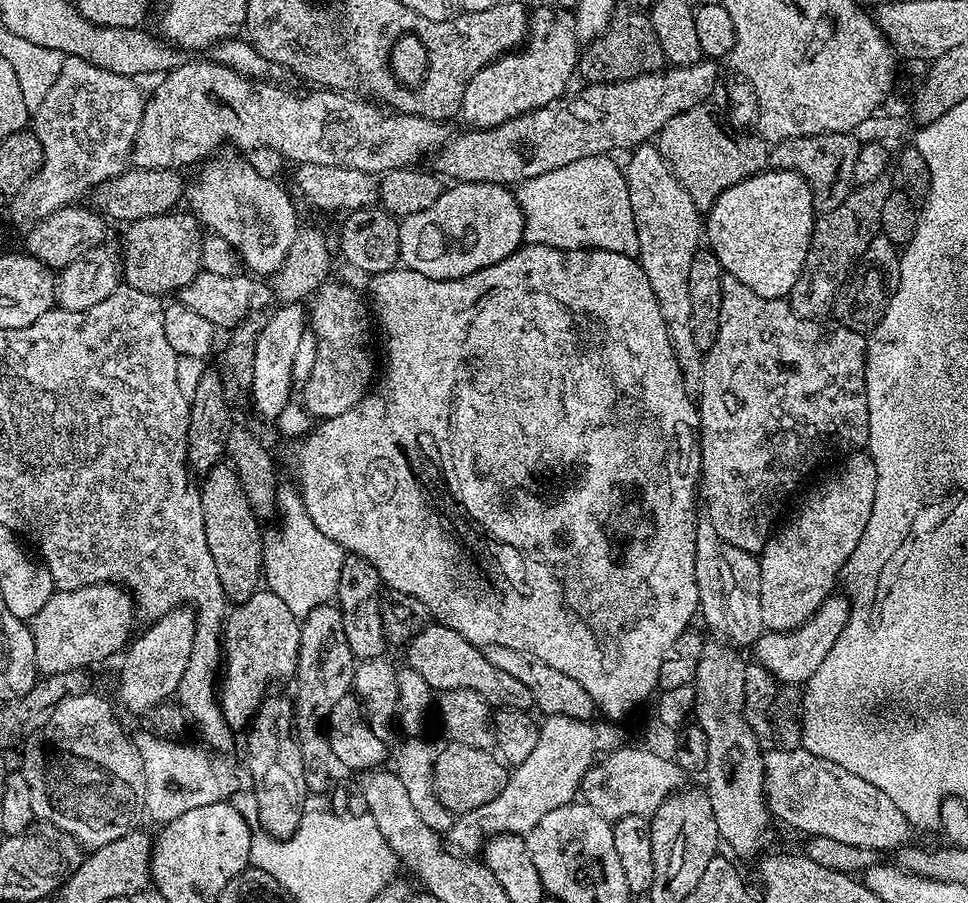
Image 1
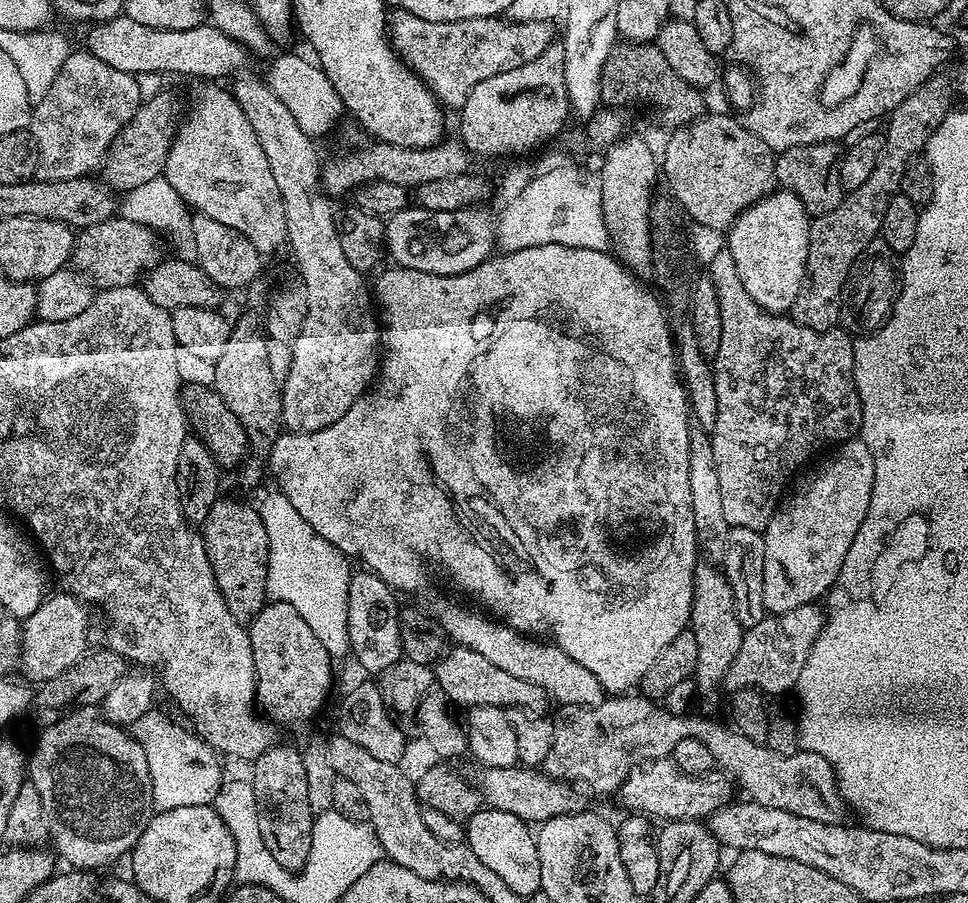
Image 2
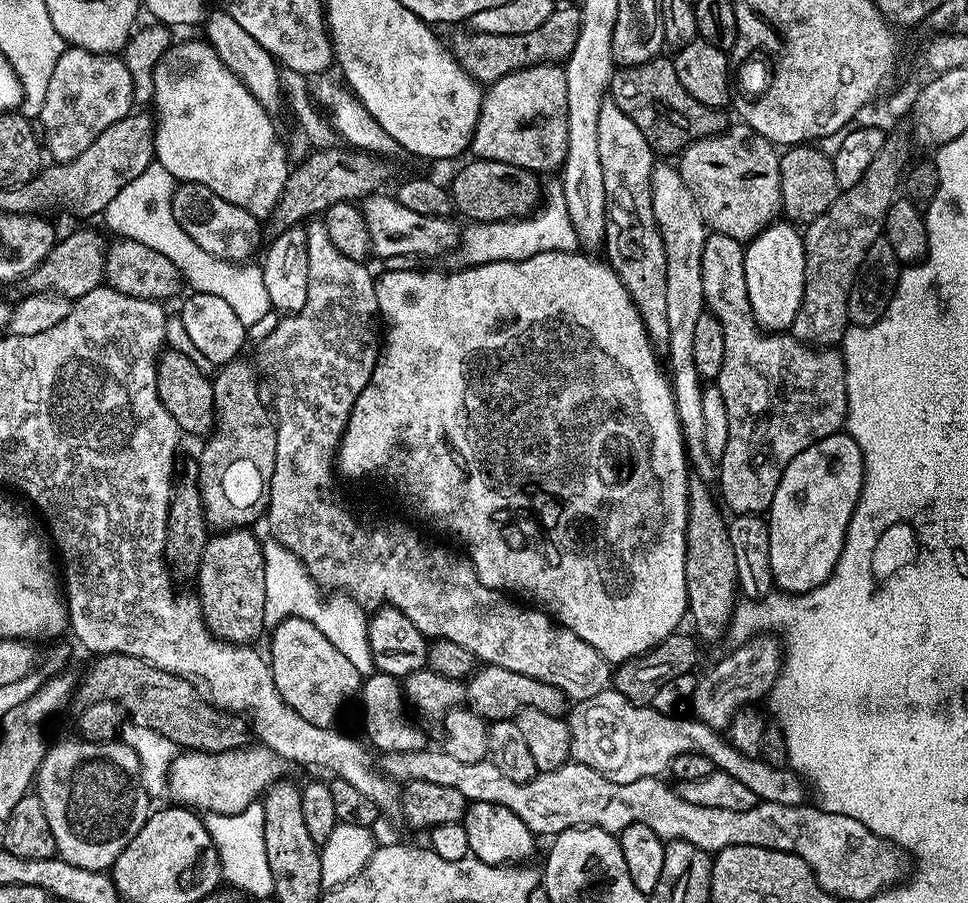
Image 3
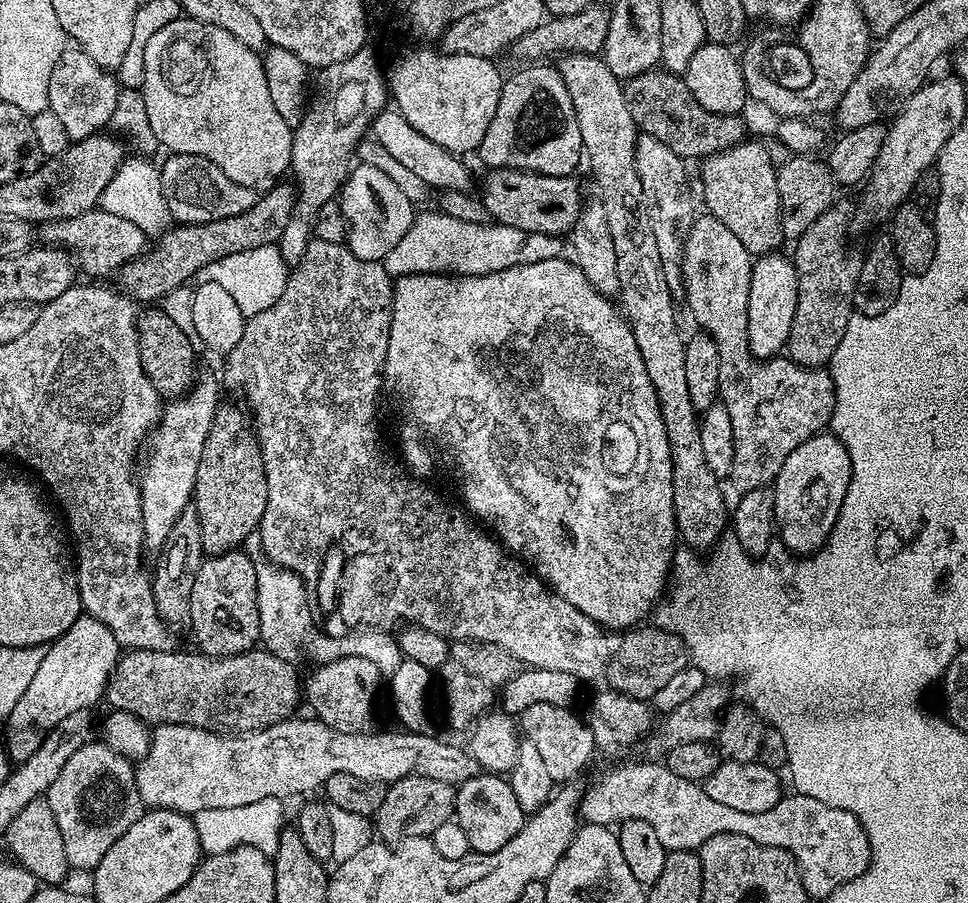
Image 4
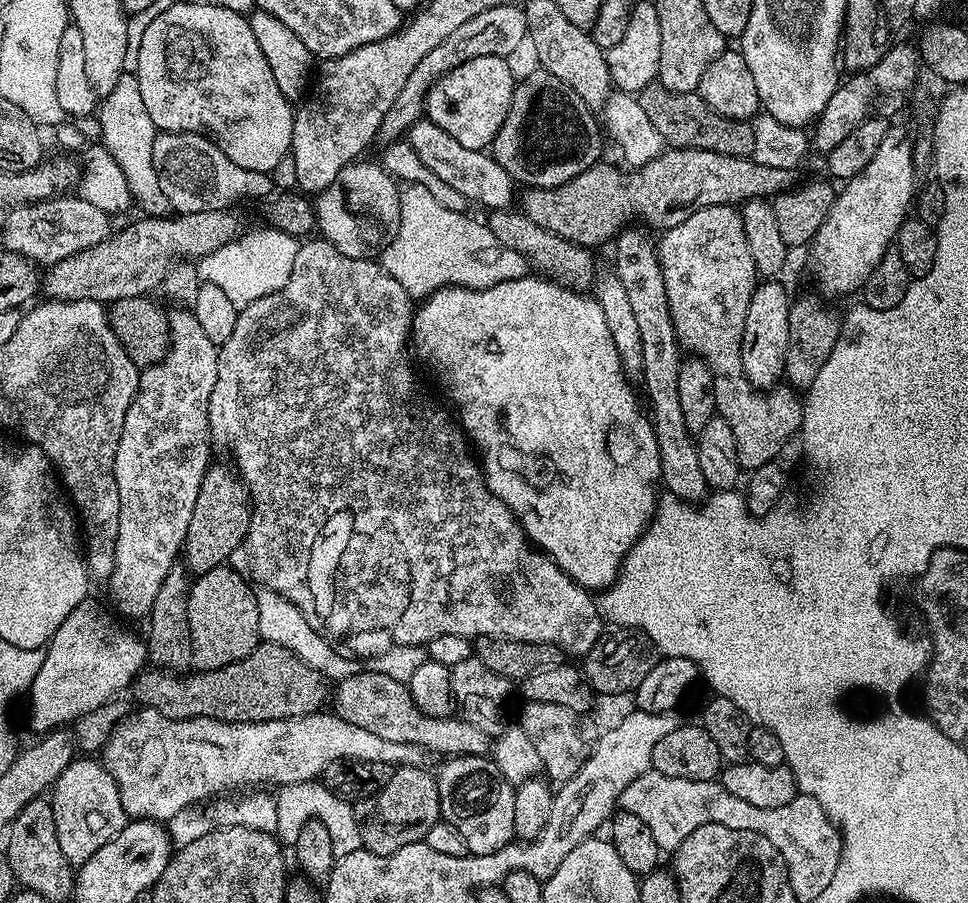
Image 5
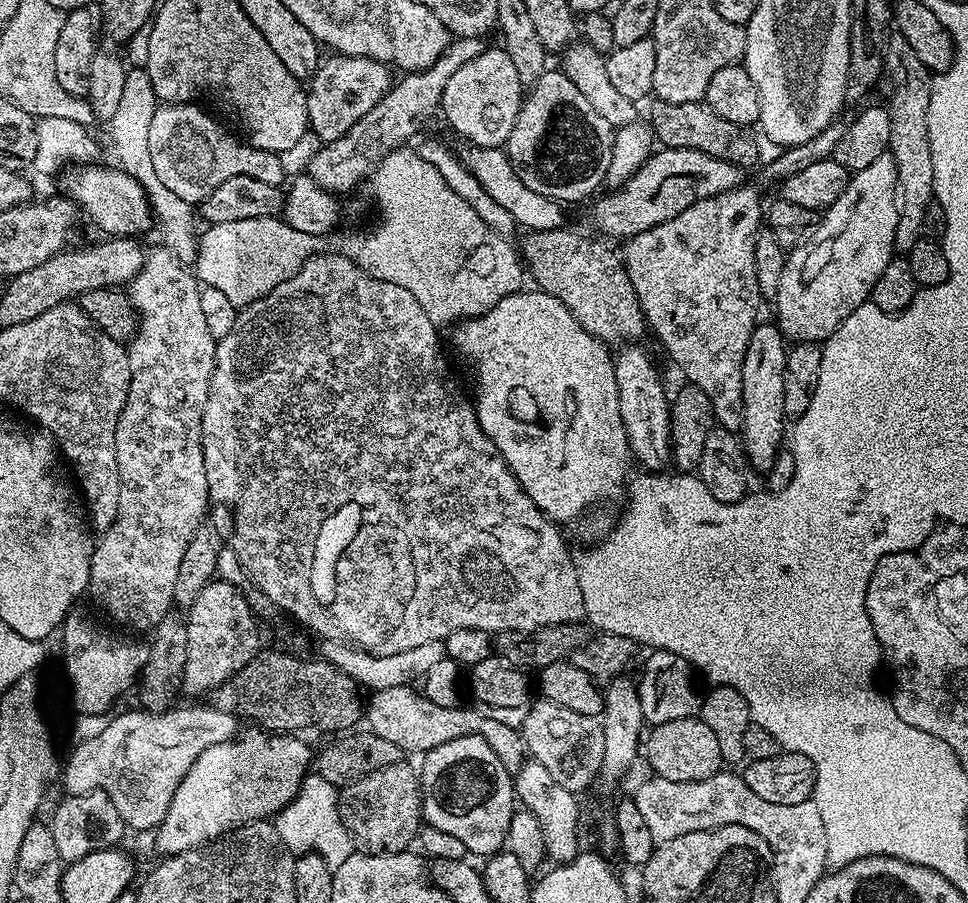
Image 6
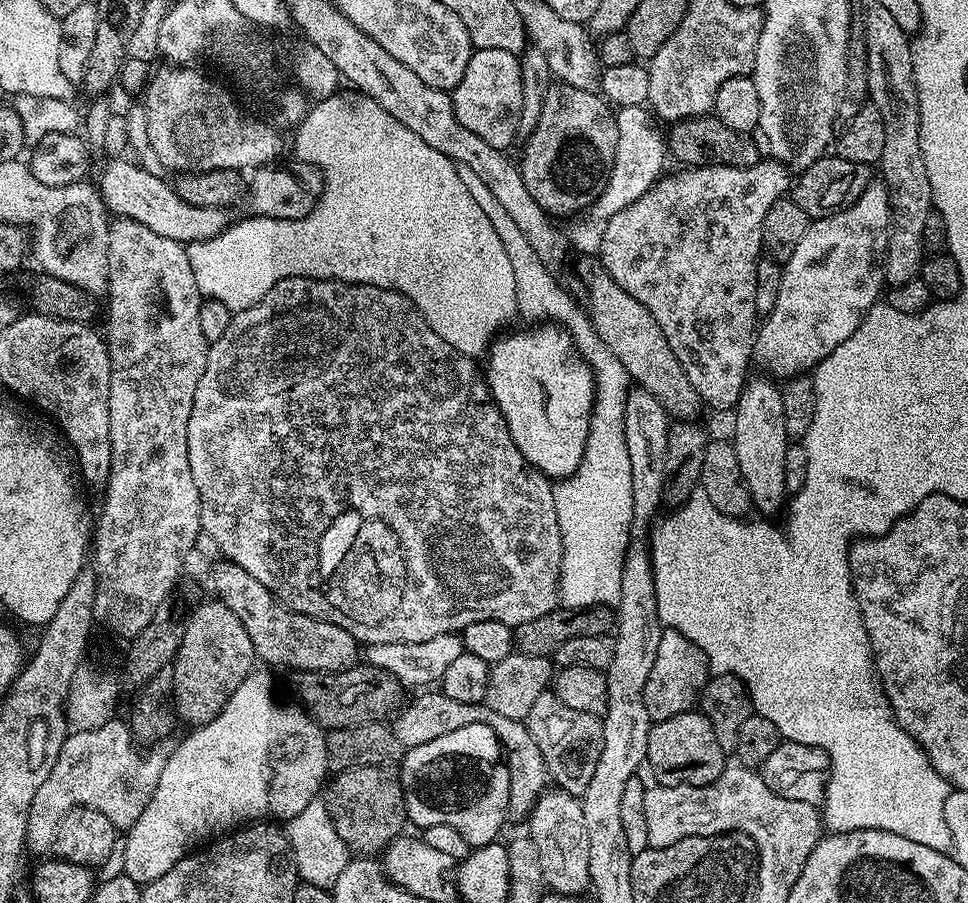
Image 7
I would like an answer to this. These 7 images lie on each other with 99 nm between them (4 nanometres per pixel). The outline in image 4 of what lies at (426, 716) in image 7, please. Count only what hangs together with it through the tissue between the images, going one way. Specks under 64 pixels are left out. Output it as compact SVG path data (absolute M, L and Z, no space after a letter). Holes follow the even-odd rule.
M342 654L338 657L337 660L331 660L330 662L326 662L325 664L321 664L319 666L313 667L313 672L306 676L306 679L302 684L302 696L306 701L306 704L309 704L312 707L311 715L322 721L322 723L330 726L334 730L342 730L344 734L358 734L359 732L370 732L373 731L374 724L372 724L372 707L376 704L376 695L380 692L380 668L375 664L374 661L371 660L368 656L348 656L348 654Z

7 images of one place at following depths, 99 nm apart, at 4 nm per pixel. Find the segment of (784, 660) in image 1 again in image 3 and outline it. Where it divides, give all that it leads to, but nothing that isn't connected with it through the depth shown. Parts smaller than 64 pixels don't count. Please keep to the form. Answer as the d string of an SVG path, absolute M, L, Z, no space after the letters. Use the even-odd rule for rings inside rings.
M772 634L754 636L731 650L733 652L729 656L722 657L705 676L701 675L697 679L690 701L691 715L717 730L727 729L730 718L734 718L740 708L767 697L778 678L782 663L781 641Z

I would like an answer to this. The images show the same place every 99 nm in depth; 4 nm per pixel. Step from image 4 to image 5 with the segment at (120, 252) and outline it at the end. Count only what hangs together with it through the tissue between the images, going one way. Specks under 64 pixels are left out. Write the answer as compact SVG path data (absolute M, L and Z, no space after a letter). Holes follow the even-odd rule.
M65 194L55 196L52 200L39 200L33 204L20 204L11 209L4 220L4 244L3 247L9 252L24 256L37 266L51 266L57 264L62 258L70 258L90 246L98 246L110 235L108 228L109 213L98 210L98 206L90 206L78 194Z

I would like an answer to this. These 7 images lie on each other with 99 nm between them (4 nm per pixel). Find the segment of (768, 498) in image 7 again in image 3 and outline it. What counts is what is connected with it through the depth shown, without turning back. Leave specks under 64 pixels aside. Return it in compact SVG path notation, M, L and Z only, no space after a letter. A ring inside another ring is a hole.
M773 222L763 228L754 239L747 241L744 249L746 270L746 294L754 310L754 318L765 333L787 333L794 318L798 318L798 306L802 306L802 294L806 282L806 254L801 229L791 222Z

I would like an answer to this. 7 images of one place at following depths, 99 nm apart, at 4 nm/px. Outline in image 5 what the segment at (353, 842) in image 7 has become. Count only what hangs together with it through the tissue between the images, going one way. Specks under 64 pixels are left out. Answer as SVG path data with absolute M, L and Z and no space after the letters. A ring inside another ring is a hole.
M400 766L372 796L363 797L354 804L360 843L367 851L379 856L389 856L402 846L419 844L424 836L442 819L438 782L435 775L424 766Z

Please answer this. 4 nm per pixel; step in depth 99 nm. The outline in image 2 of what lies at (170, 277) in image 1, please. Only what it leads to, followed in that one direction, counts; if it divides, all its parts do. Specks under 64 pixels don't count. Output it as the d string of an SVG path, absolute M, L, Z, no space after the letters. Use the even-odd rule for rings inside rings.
M117 214L111 216L106 222L94 222L94 226L86 226L76 232L76 245L72 251L71 263L76 271L83 272L97 289L130 288L147 274L155 264L160 263L162 259L160 240L161 237L152 229L142 226L138 222L130 222L125 216Z

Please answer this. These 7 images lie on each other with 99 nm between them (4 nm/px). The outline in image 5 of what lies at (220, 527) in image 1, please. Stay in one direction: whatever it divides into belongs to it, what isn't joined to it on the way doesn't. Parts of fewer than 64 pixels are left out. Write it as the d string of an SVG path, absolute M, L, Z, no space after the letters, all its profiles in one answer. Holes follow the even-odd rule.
M232 566L223 568L215 568L214 570L206 570L206 574L195 577L191 581L188 590L188 617L190 618L190 642L192 643L192 668L205 672L206 670L218 670L222 666L230 666L234 662L238 662L242 658L246 658L246 654L250 654L262 642L260 631L258 630L258 602L256 601L256 588L244 581L244 576L240 572L235 572Z

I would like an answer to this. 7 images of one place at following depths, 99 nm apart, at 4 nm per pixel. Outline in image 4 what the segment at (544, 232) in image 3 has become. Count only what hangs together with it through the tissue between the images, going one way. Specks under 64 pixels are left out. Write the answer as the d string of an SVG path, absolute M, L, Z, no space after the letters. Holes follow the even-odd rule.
M433 210L415 217L406 232L406 238L390 250L382 263L393 278L414 274L447 274L449 276L485 276L498 270L506 270L515 264L529 264L543 260L555 260L566 248L559 236L547 236L541 232L524 233L505 224L489 222L462 222L462 218L450 218L445 212Z

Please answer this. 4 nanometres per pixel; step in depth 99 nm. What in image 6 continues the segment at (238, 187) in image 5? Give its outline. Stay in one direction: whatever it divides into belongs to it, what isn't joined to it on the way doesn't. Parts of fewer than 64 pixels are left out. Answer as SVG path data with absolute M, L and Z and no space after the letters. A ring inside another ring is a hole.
M196 102L161 103L150 119L151 161L154 162L154 171L159 181L170 190L172 196L182 198L182 202L187 204L199 206L229 178L258 178L258 182L270 182L277 186L285 183L286 164L277 153L263 152L253 148L239 135L231 136L210 113L200 108L203 107Z

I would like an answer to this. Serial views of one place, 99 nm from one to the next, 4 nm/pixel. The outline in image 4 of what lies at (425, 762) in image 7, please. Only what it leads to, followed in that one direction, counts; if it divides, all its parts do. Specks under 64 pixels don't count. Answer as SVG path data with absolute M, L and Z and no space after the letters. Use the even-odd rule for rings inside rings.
M477 774L462 781L456 788L456 811L454 818L466 830L466 838L470 838L472 852L497 852L522 830L526 814L522 806L518 806L518 798L514 798L514 790L507 779L500 774Z

